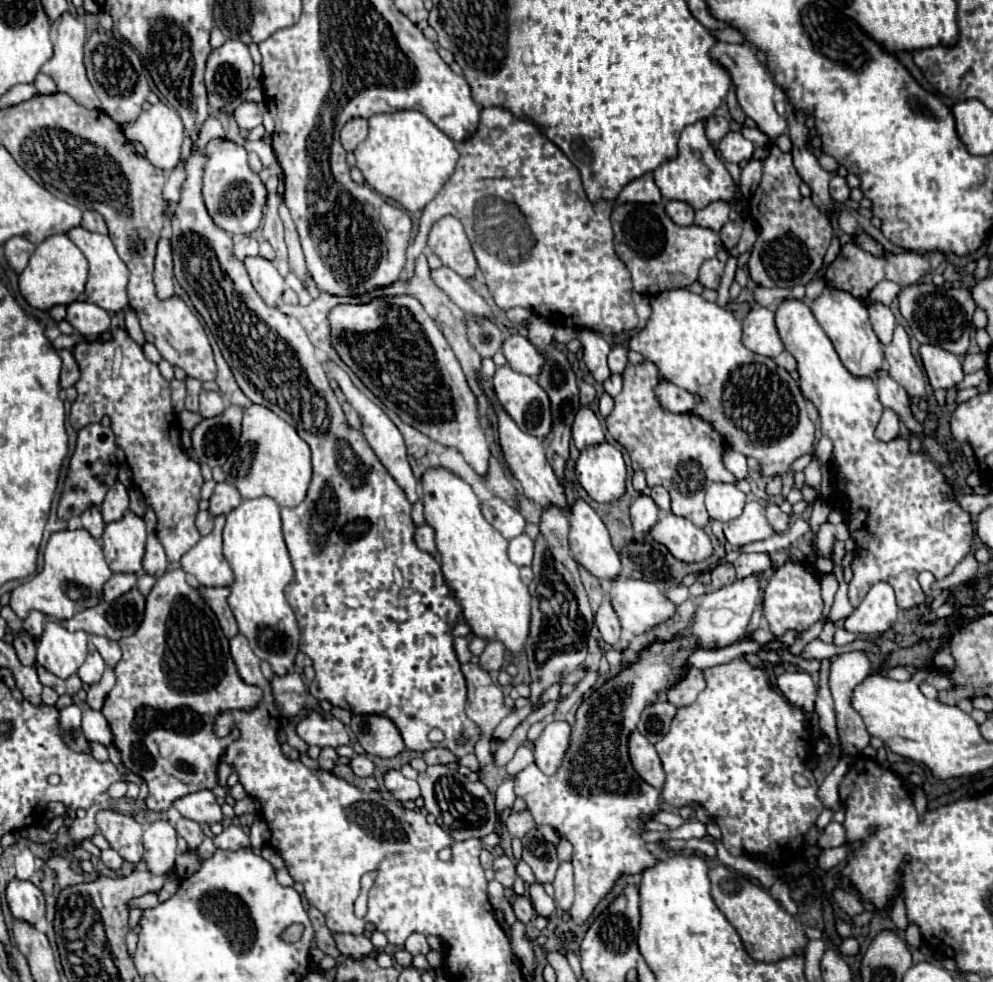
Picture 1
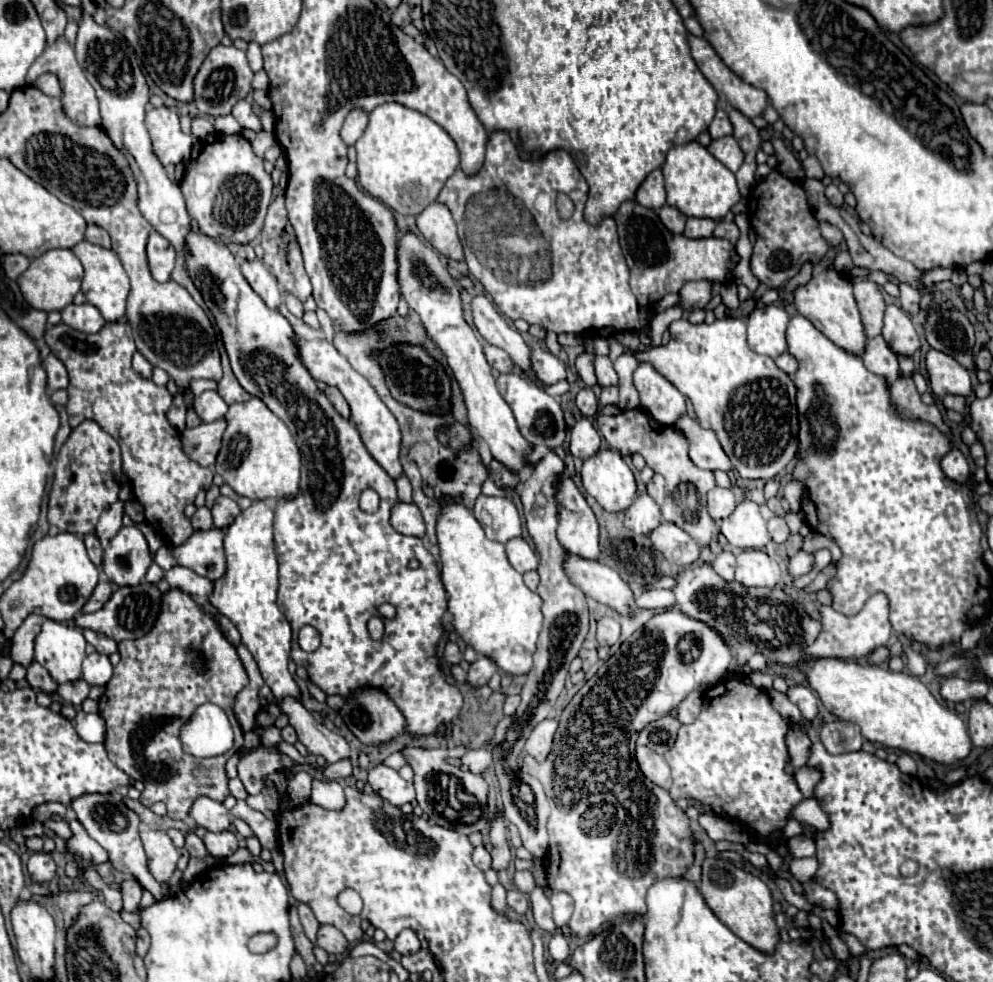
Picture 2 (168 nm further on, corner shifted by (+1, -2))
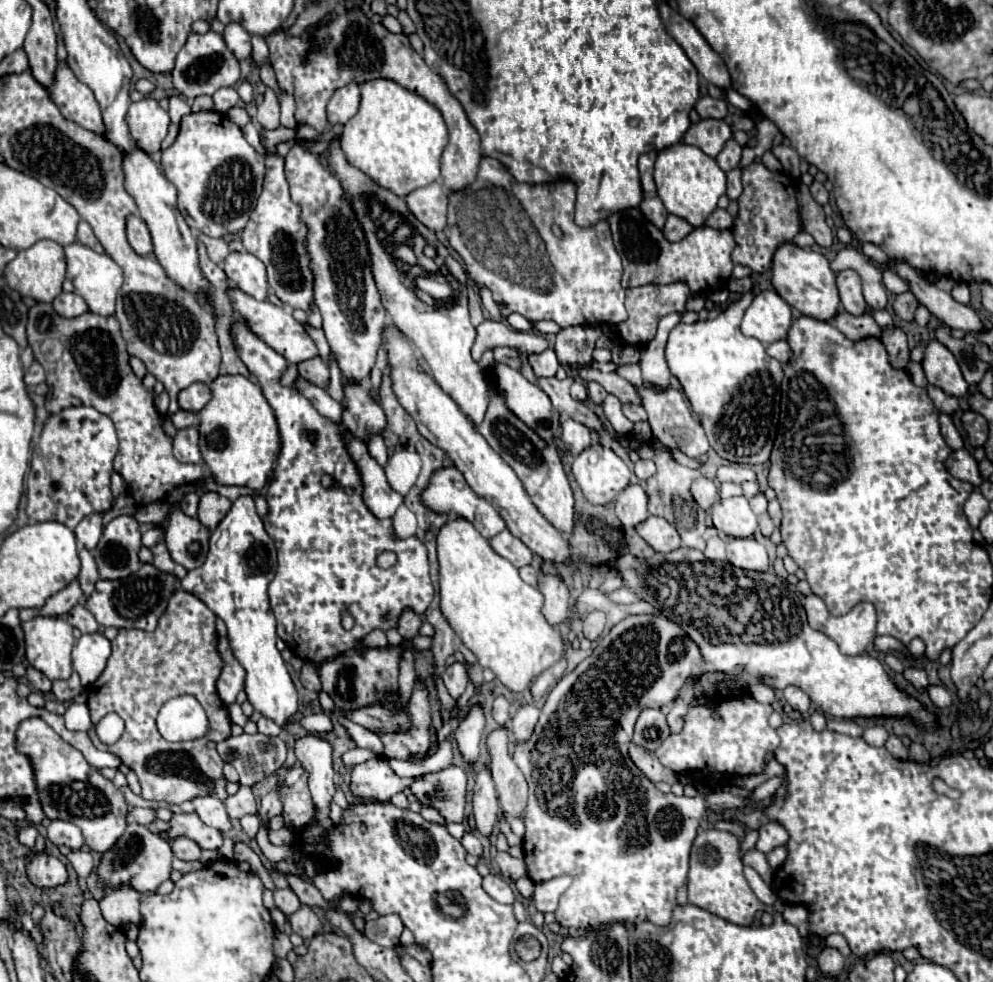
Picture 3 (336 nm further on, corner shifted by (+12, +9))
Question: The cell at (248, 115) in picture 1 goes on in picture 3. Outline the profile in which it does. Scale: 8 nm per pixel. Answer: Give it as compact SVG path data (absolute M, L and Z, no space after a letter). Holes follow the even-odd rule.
M221 87L215 95L213 95L213 101L215 101L215 109L219 113L225 113L227 109L239 105L239 95L235 91L235 87Z

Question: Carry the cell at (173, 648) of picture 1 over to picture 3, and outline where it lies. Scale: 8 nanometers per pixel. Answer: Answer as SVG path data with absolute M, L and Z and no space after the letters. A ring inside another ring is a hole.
M183 589L175 591L171 597L169 597L169 605L165 609L165 613L161 615L159 619L159 625L155 631L147 633L147 631L139 631L139 629L121 629L117 633L117 637L111 641L113 645L113 651L111 651L111 657L107 661L107 667L105 671L101 673L101 677L91 683L87 687L87 693L89 693L89 699L87 699L87 705L89 705L89 713L91 713L91 721L93 721L93 727L89 729L89 737L93 741L93 745L101 751L109 751L113 755L117 755L139 779L139 785L143 789L143 797L145 799L151 799L151 801L165 801L165 803L175 803L175 805L181 805L183 801L189 801L193 797L199 797L199 795L211 795L211 797L219 797L221 801L227 797L225 793L225 777L223 777L223 761L219 757L219 753L209 747L209 743L217 743L217 741L225 741L229 735L231 735L231 721L229 721L229 711L225 707L225 703L219 699L217 695L217 679L225 667L223 663L223 657L217 649L217 635L215 635L215 613L201 601L197 599L193 593L187 593ZM185 693L191 693L195 695L201 705L205 707L205 711L209 713L209 719L213 721L213 729L209 731L207 737L203 739L197 739L197 741L183 741L183 743L169 743L165 741L157 727L155 727L155 719L157 719L157 713L159 709L171 699L171 697L177 697L177 695L185 695ZM107 713L117 713L123 721L125 721L125 733L123 737L107 747L103 745L97 735L95 735L95 725L107 715Z

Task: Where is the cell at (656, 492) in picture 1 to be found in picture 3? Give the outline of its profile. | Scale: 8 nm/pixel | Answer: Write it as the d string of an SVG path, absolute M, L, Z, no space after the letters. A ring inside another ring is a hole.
M639 459L639 461L635 463L635 475L637 475L641 481L653 477L653 473L655 473L655 463L653 463L653 461Z

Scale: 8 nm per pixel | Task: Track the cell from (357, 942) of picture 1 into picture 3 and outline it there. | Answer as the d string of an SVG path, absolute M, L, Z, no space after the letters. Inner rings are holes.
M301 905L297 913L289 915L289 923L291 923L291 929L303 939L313 939L323 929L323 923L319 921L319 917L309 905Z

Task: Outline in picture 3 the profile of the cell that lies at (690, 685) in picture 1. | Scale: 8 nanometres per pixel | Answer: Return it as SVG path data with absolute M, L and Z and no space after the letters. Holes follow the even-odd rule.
M677 699L671 707L671 711L667 713L667 721L669 721L669 727L673 733L679 733L681 727L683 727L683 719L687 715L687 705L683 703L683 699Z

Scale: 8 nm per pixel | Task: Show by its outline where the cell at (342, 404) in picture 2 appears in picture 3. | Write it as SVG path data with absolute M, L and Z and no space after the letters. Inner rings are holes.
M315 357L313 361L303 361L299 365L299 375L305 381L309 381L309 383L325 389L325 391L329 389L329 369L327 369L325 361L319 357Z

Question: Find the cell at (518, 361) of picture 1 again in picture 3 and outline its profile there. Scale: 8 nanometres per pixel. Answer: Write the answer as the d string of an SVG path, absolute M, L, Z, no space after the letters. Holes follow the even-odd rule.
M545 349L541 353L531 353L529 363L533 365L533 371L539 377L553 377L559 369L559 361L557 361L553 349Z

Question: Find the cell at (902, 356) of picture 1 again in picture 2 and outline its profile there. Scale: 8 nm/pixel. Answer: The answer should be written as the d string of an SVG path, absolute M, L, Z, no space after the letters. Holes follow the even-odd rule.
M888 304L884 312L882 336L898 354L914 354L920 348L920 338L910 322L910 316L892 304Z

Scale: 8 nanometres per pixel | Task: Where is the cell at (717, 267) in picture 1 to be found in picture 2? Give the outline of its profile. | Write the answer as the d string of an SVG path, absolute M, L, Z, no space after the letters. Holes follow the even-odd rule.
M706 280L688 282L688 284L684 284L684 288L680 288L680 300L678 300L678 304L684 310L706 308L710 304L710 300L712 300L710 288L712 288L712 284L706 282Z

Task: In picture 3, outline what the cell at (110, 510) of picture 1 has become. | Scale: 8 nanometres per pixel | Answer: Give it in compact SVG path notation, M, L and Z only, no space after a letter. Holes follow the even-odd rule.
M91 513L75 527L77 541L87 549L95 549L101 531L103 531L103 513Z

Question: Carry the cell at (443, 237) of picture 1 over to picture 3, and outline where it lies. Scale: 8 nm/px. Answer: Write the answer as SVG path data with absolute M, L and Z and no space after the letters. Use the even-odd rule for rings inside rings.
M439 183L409 193L409 211L431 231L439 233L447 223L447 193Z

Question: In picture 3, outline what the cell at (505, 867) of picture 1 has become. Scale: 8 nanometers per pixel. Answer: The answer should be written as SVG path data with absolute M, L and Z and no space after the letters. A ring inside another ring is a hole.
M483 769L475 779L475 795L473 795L473 815L477 821L477 831L483 837L491 837L493 827L497 825L497 819L501 815L501 807L497 801L497 791L493 785L493 779L489 777L489 771Z

